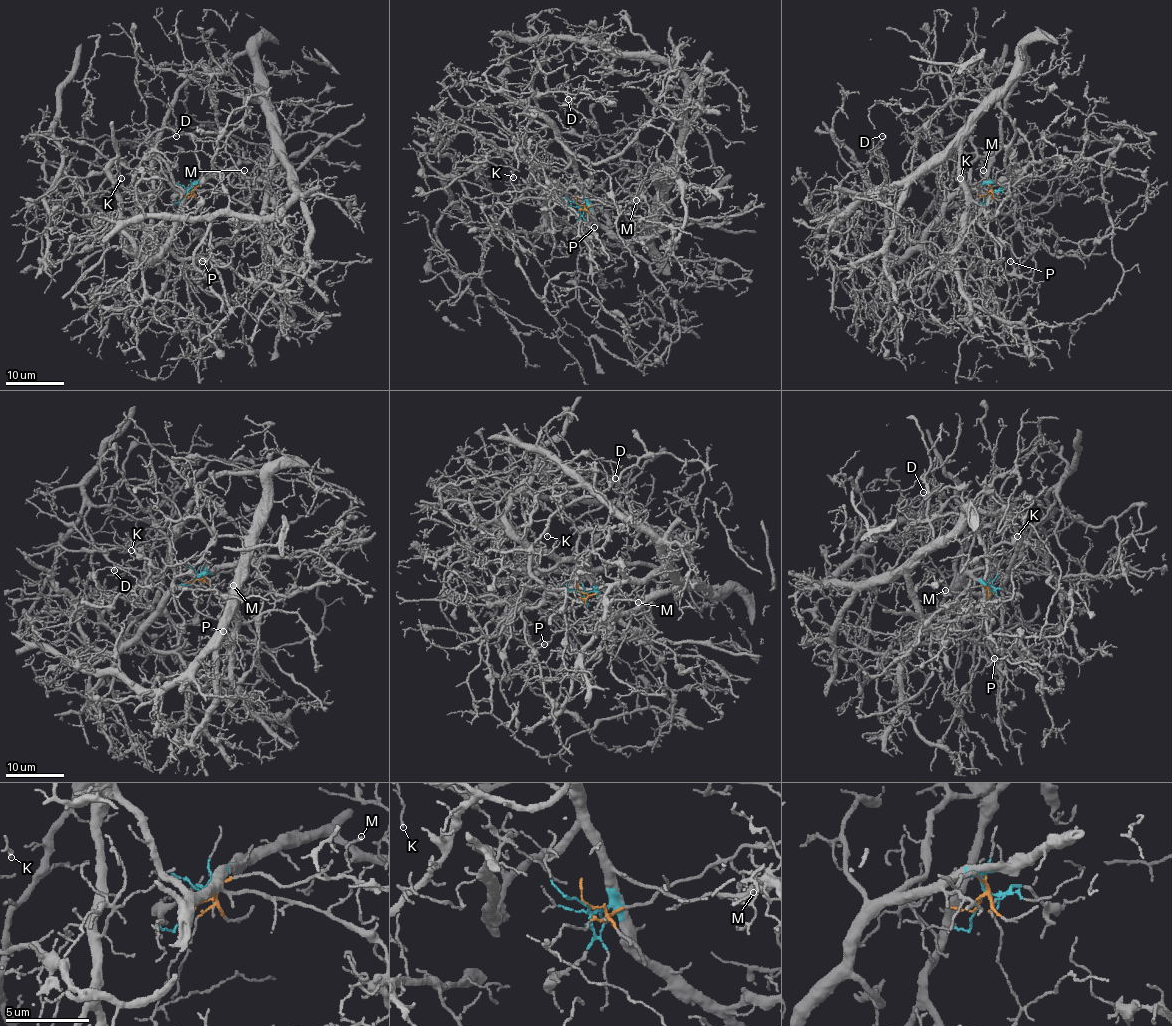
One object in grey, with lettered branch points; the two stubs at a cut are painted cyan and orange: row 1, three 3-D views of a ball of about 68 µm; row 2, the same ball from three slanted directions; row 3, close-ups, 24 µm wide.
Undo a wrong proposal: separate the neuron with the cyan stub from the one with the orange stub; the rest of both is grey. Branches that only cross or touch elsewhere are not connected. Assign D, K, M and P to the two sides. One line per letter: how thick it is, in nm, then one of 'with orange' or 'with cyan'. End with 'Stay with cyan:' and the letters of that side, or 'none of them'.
D: 100 nm thick; with cyan
K: 110 nm thick; with cyan
M: 150 nm thick; with orange
P: 140 nm thick; with cyan
Stay with cyan: D, K, P

